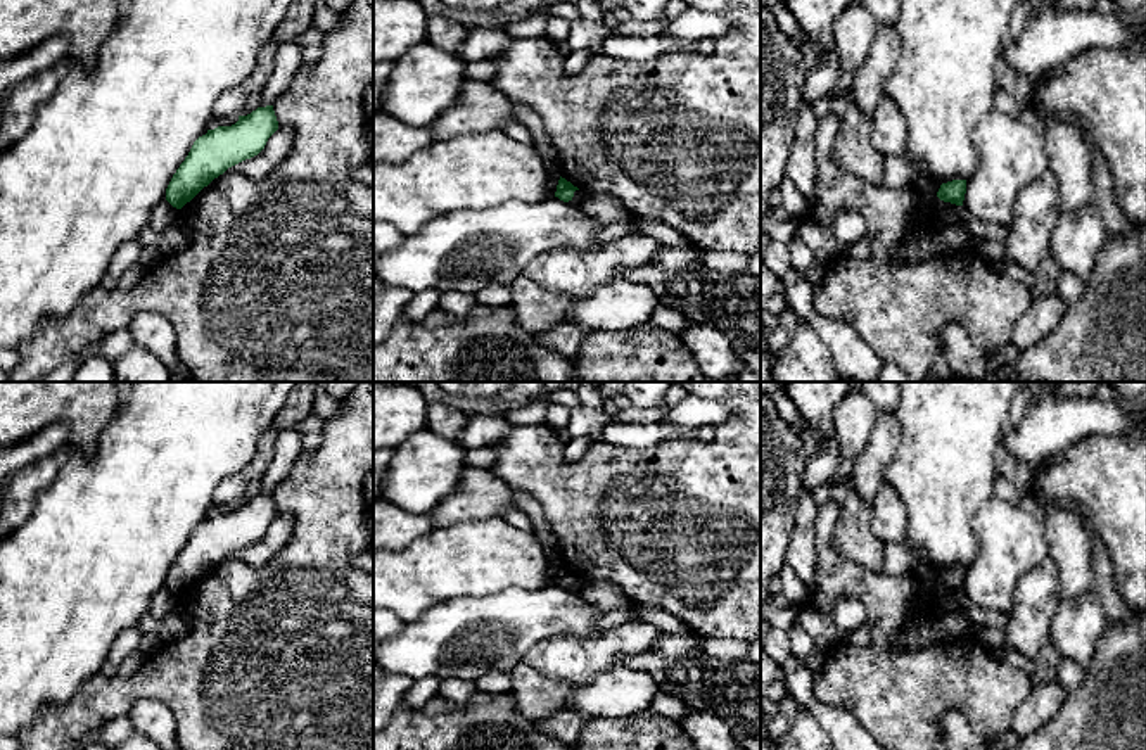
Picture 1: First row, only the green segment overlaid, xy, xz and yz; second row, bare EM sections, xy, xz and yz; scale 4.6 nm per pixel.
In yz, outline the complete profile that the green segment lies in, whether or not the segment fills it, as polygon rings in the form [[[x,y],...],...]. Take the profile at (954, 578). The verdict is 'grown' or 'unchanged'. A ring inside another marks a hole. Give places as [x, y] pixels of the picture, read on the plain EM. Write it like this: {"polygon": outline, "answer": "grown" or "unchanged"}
{"polygon": [[[952,567],[940,572],[937,584],[944,589],[963,593],[965,581],[966,581],[966,567]]], "answer": "unchanged"}

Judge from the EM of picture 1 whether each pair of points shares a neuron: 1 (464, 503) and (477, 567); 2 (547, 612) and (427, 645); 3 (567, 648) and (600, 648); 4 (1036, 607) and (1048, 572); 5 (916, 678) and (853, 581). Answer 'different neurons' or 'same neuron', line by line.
1: different neurons
2: same neuron
3: same neuron
4: same neuron
5: same neuron

